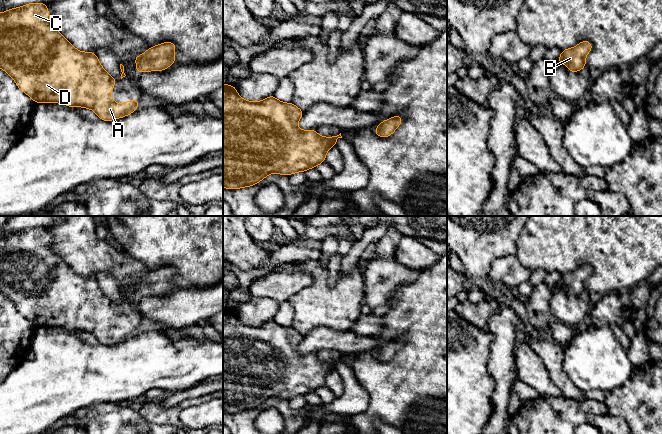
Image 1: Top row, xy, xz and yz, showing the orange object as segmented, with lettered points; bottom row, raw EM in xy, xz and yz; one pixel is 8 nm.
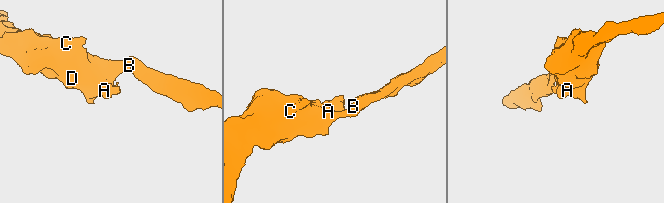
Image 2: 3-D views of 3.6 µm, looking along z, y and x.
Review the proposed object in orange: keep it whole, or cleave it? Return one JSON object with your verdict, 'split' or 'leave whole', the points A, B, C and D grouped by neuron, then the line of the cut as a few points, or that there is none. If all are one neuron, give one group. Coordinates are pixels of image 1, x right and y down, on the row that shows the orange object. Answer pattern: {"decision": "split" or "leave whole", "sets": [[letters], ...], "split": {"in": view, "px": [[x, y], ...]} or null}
{"decision": "leave whole", "sets": [["A", "B", "C", "D"]], "split": null}

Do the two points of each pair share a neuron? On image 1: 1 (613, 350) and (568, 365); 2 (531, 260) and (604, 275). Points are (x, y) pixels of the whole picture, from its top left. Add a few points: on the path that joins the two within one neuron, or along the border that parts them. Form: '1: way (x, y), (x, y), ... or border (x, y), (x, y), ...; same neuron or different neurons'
1: way (602, 360), (586, 361), (579, 364); same neuron
2: way (550, 254), (587, 254), (589, 256); same neuron

